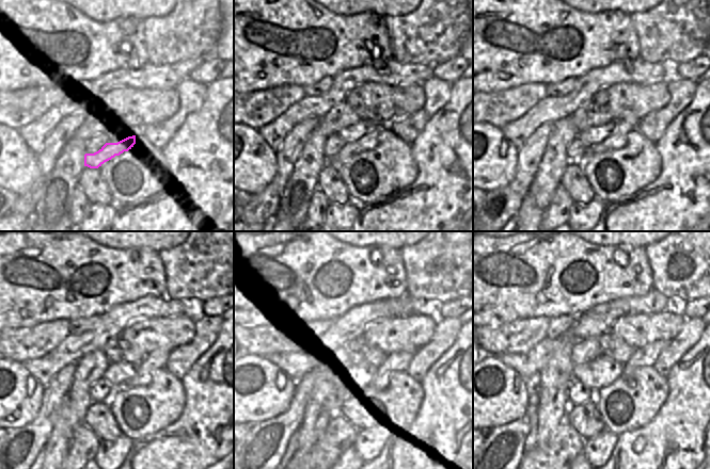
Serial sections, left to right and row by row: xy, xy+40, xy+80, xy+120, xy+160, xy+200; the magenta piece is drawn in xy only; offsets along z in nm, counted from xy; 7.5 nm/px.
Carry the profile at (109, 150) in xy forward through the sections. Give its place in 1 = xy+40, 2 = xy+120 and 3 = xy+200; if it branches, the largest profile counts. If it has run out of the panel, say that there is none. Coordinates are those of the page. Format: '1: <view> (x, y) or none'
1: xy+40 (367, 142)
2: xy+120 (154, 360)
3: xy+200 (645, 356)

